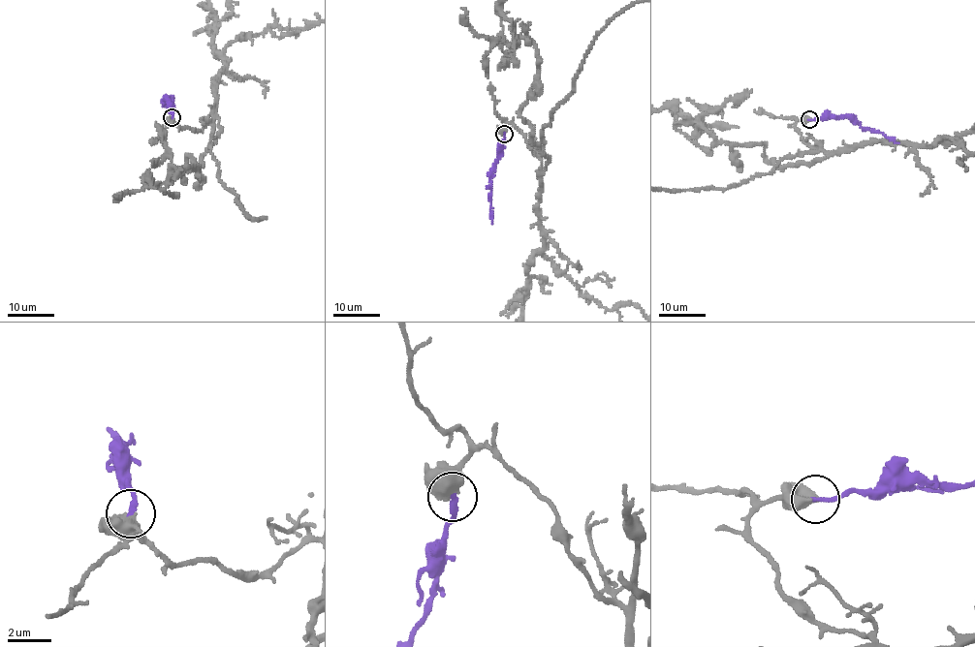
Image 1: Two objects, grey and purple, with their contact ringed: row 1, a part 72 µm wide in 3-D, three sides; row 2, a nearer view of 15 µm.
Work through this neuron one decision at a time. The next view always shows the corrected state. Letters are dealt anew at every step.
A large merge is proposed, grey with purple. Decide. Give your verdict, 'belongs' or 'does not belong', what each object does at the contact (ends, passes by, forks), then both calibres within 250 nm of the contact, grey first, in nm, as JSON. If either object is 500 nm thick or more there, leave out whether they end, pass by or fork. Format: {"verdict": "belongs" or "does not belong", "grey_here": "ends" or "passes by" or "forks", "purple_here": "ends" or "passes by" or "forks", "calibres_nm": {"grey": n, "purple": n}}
{"verdict": "belongs", "calibres_nm": {"grey": 600, "purple": 240}}

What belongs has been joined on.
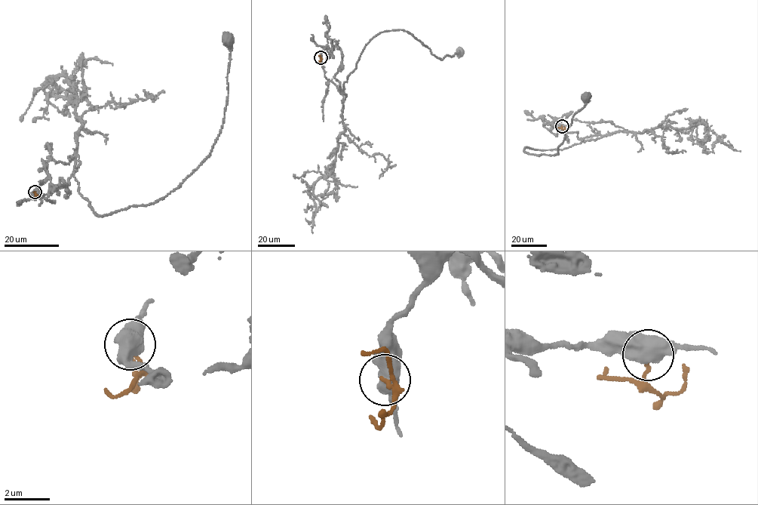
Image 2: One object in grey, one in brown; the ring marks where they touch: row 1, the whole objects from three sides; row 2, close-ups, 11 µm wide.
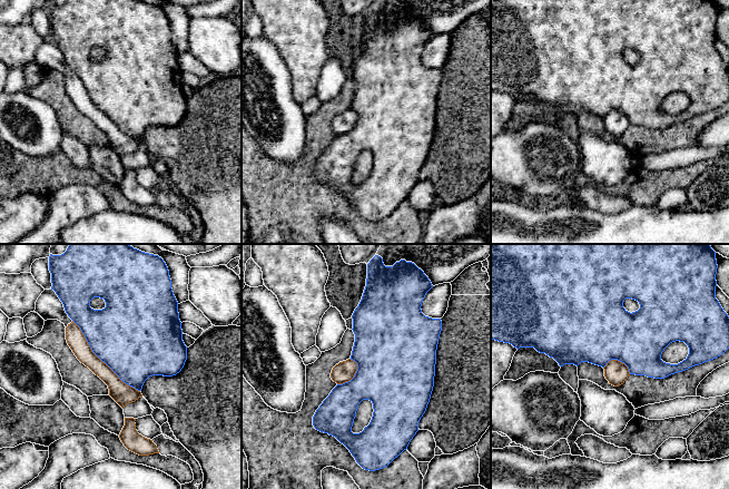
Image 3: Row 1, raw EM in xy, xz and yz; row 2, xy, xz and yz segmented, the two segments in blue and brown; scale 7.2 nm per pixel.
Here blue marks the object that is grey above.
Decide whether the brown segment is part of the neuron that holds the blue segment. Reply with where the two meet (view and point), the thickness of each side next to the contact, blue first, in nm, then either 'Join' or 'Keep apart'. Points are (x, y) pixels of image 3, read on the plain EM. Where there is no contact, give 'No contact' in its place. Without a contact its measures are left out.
Touches blue at xy (100, 109). Thickness 500 nm (blue) against 140 nm. Keep apart

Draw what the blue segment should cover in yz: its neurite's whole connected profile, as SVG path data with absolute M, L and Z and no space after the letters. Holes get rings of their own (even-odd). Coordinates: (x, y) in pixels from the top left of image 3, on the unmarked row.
M491 0L491 90L510 94L520 98L534 98L540 104L553 108L560 117L579 116L589 113L604 118L611 110L624 114L630 125L664 129L694 116L717 109L729 99L729 67L716 49L717 10L713 0ZM625 49L639 52L640 59L628 62L623 58ZM672 92L684 92L689 98L686 110L678 115L661 110L664 99Z

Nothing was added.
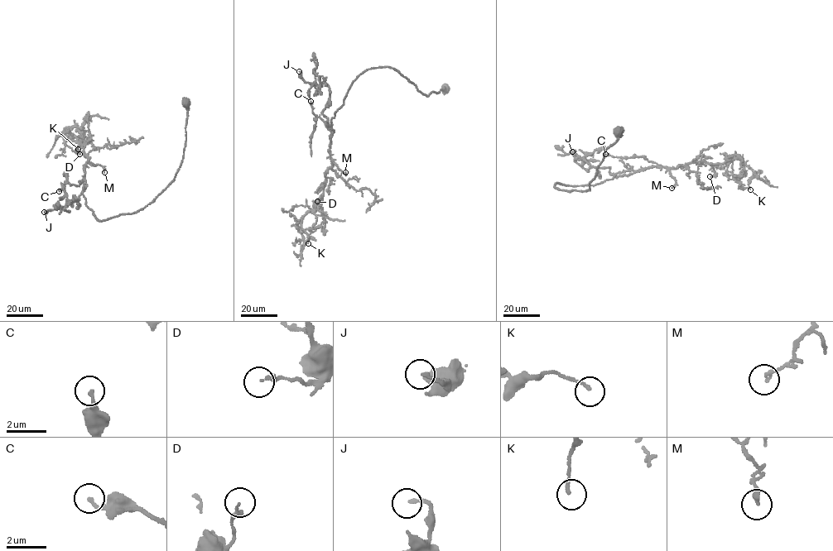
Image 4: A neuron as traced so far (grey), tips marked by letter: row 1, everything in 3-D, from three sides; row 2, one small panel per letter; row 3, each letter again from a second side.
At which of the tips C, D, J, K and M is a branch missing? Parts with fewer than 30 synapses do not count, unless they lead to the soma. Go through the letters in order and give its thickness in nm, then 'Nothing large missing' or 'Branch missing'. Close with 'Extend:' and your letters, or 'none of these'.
C: Thickness 170 nm. Nothing large missing
D: Thickness 180 nm. Nothing large missing
J: Thickness 140 nm. Nothing large missing
K: Thickness 140 nm. Nothing large missing
M: Thickness 180 nm. Nothing large missing
Extend: none of these

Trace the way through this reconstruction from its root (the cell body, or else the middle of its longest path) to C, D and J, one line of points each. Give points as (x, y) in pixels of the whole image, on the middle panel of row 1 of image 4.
C: (445, 87), (427, 96), (393, 69), (368, 69), (352, 83), (330, 130), (310, 101)
D: (445, 87), (445, 93), (443, 88), (427, 96), (387, 67), (359, 74), (330, 120), (332, 165), (317, 201)
J: (445, 87), (427, 96), (393, 69), (368, 69), (331, 118), (331, 136), (322, 113), (329, 88), (299, 71)

